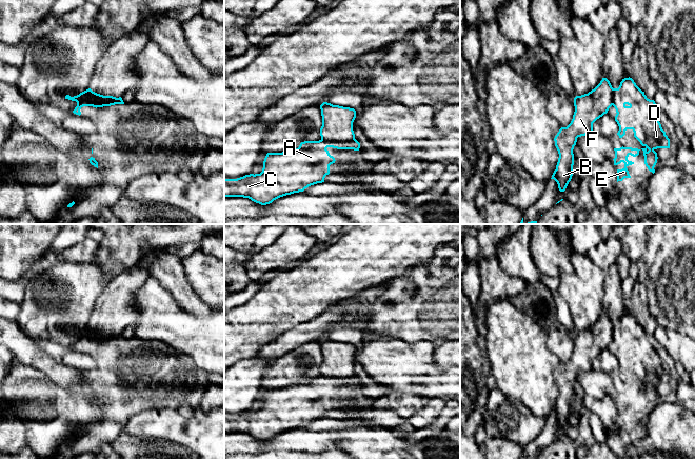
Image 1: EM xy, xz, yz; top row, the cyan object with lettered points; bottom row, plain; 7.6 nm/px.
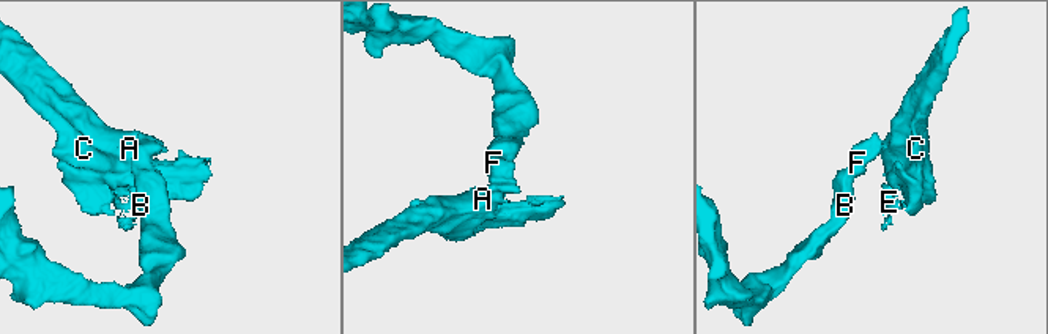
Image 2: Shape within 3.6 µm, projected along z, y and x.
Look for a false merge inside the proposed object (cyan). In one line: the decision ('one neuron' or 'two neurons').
two neurons

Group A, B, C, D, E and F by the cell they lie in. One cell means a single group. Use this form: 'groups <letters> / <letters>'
groups A C D E / B F

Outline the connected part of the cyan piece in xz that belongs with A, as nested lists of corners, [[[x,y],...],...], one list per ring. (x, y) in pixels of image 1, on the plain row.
[[[355,375],[345,378],[304,377],[298,384],[282,388],[267,388],[260,409],[237,415],[224,415],[224,433],[243,433],[261,441],[303,427],[311,421],[324,418],[335,394],[327,383],[359,386]]]

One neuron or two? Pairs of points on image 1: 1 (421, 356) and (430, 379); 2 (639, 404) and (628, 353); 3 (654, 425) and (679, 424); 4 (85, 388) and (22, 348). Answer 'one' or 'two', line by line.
1: one
2: one
3: one
4: one

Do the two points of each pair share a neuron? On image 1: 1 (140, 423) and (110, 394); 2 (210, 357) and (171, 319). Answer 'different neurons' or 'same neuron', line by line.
1: different neurons
2: same neuron

